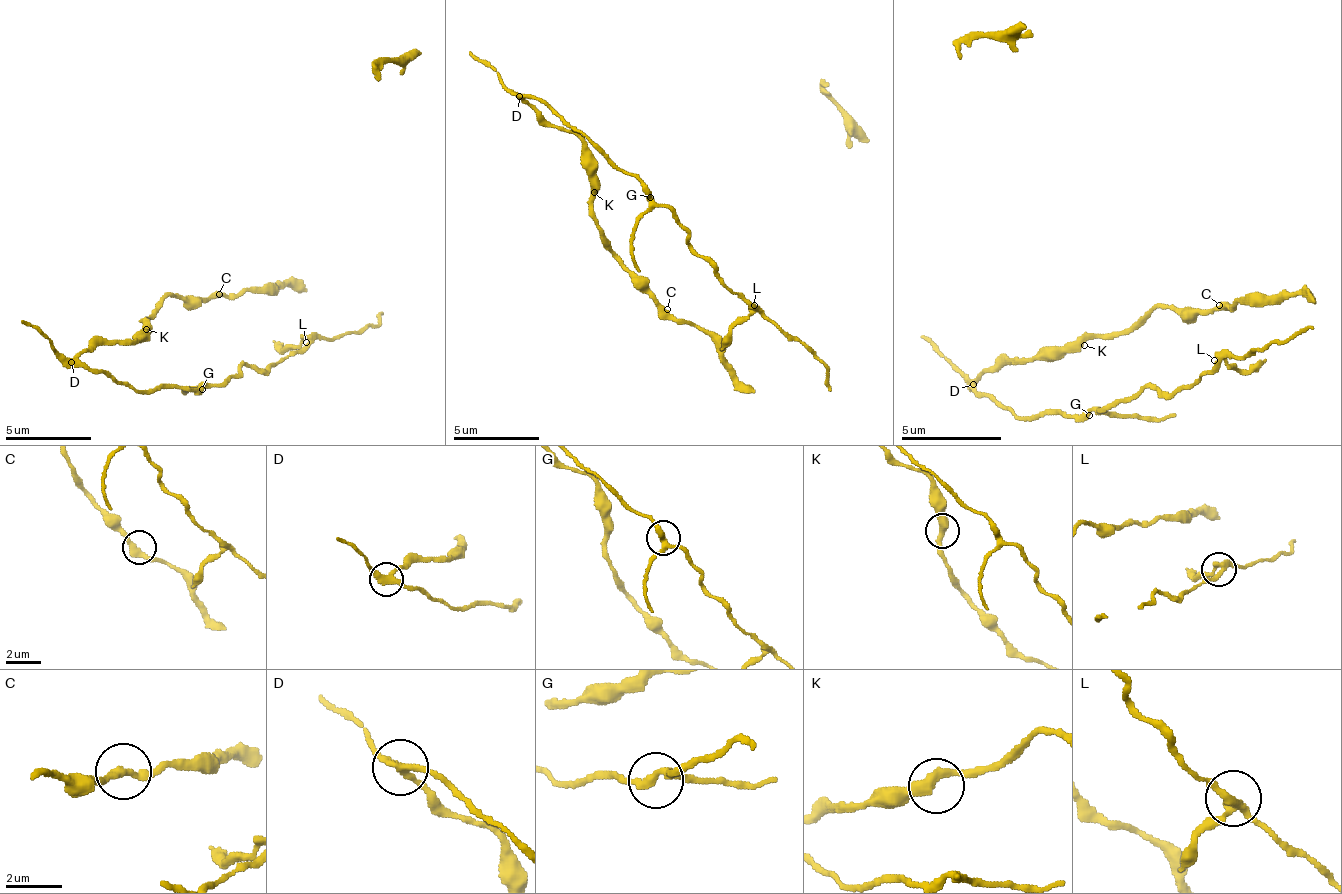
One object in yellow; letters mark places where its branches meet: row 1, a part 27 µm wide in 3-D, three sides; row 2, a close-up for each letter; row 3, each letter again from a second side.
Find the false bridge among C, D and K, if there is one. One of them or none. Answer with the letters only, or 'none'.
D

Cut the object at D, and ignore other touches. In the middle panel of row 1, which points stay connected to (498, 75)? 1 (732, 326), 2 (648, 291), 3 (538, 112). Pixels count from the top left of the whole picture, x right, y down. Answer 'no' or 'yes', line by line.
1: yes
2: no
3: no

